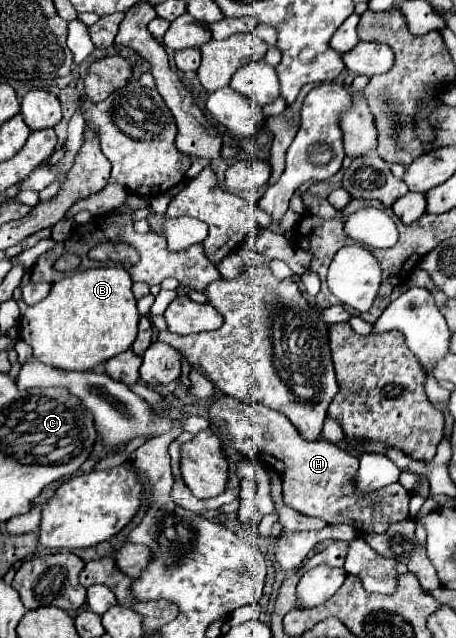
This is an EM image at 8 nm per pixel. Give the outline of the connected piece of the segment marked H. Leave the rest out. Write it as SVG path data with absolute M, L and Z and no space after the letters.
M221 396L209 408L211 418L223 418L233 436L233 446L249 460L273 468L283 478L285 504L305 516L315 516L327 524L351 524L359 532L385 532L393 522L409 516L411 494L401 484L385 486L377 496L355 490L353 478L359 468L359 458L345 452L327 440L305 440L297 428L277 410L261 404L243 404L231 396Z

